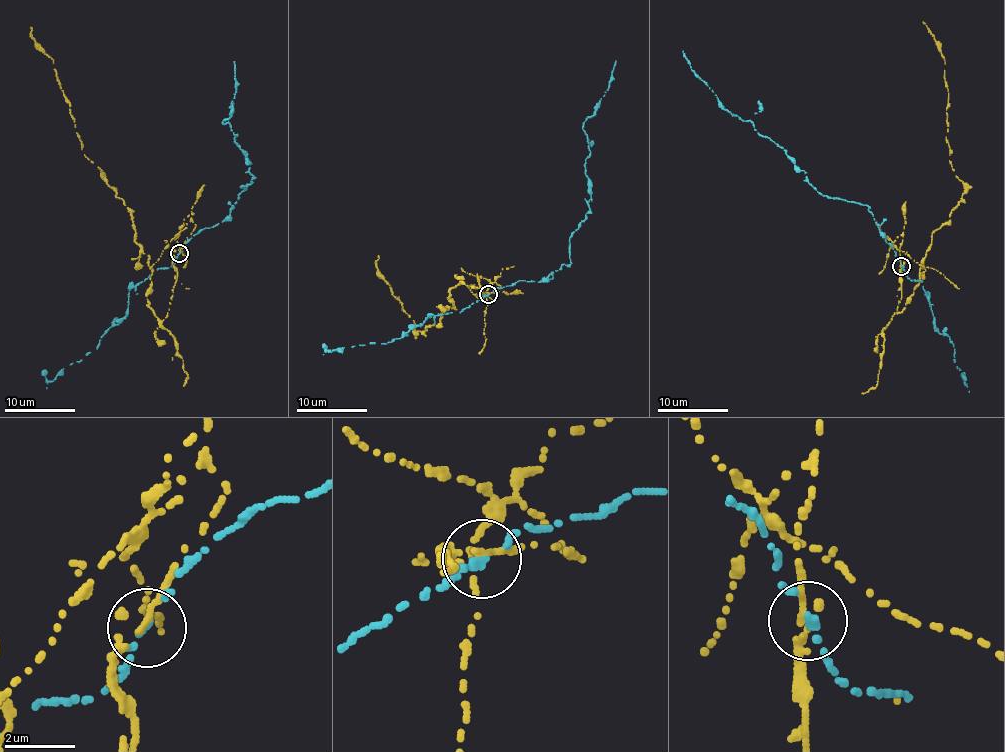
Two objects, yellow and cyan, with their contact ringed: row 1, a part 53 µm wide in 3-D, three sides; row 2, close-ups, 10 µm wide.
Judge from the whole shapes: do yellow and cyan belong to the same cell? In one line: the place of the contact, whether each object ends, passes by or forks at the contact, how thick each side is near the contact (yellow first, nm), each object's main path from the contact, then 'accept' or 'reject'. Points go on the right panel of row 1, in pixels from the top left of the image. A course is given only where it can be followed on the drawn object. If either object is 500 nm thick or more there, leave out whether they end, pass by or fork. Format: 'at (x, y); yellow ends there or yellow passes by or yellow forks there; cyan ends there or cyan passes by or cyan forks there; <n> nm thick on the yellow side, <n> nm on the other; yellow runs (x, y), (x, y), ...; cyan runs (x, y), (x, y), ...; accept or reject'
at (901, 266); yellow passes by; cyan passes by; 140 nm thick on the yellow side, 160 nm on the other; yellow runs (900, 265), (901, 300), (886, 327), (906, 308), (931, 235), (965, 191), (949, 162), (945, 62), (922, 22); cyan runs (902, 266), (866, 205), (816, 190), (780, 146), (724, 107), (682, 50); reject

